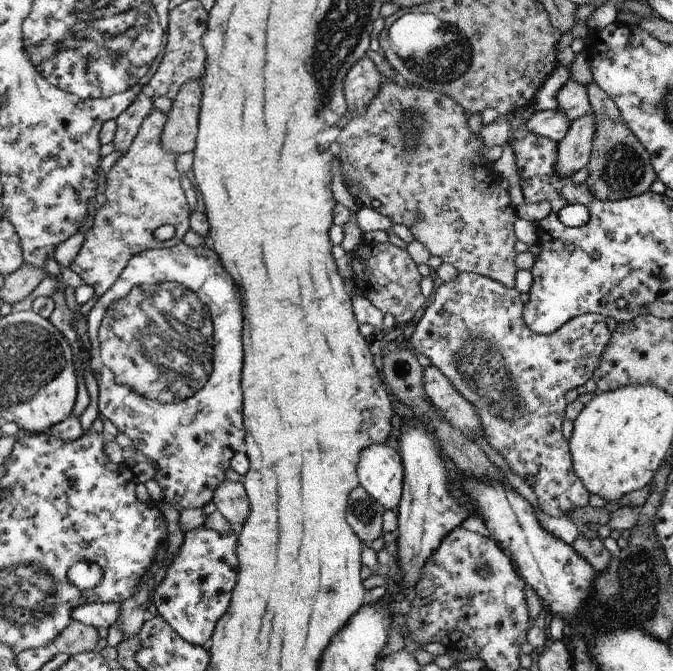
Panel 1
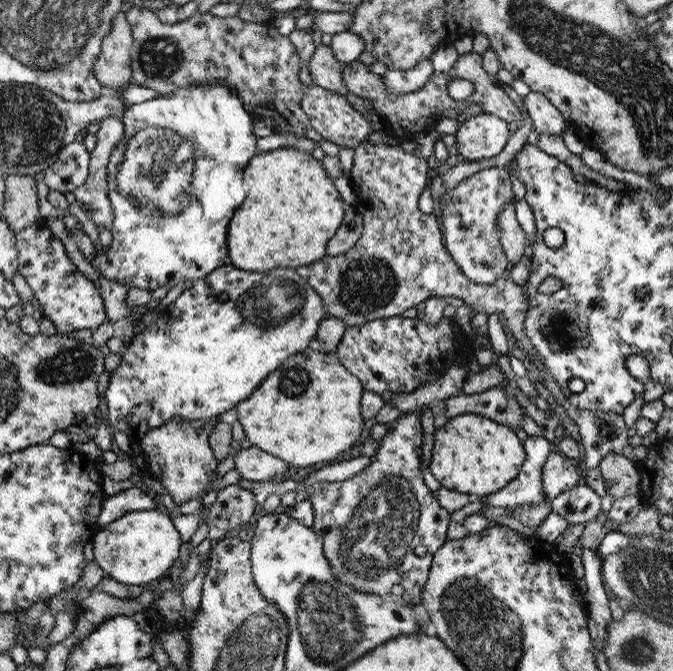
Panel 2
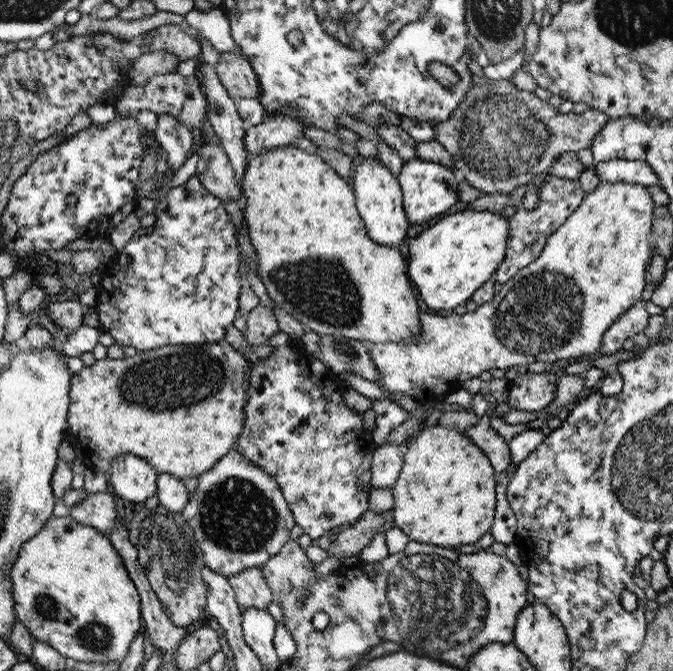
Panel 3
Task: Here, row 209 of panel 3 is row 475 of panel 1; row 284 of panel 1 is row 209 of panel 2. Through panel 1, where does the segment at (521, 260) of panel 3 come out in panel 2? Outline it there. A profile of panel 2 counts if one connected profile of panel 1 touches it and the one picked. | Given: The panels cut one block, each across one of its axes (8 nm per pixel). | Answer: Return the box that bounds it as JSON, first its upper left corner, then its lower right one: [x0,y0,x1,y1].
[440,167,515,284]

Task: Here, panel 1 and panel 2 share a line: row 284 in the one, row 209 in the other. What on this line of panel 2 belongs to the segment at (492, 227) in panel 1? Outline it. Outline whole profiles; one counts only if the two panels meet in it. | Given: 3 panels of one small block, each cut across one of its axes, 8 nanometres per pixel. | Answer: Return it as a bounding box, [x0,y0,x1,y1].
[497,201,529,265]

